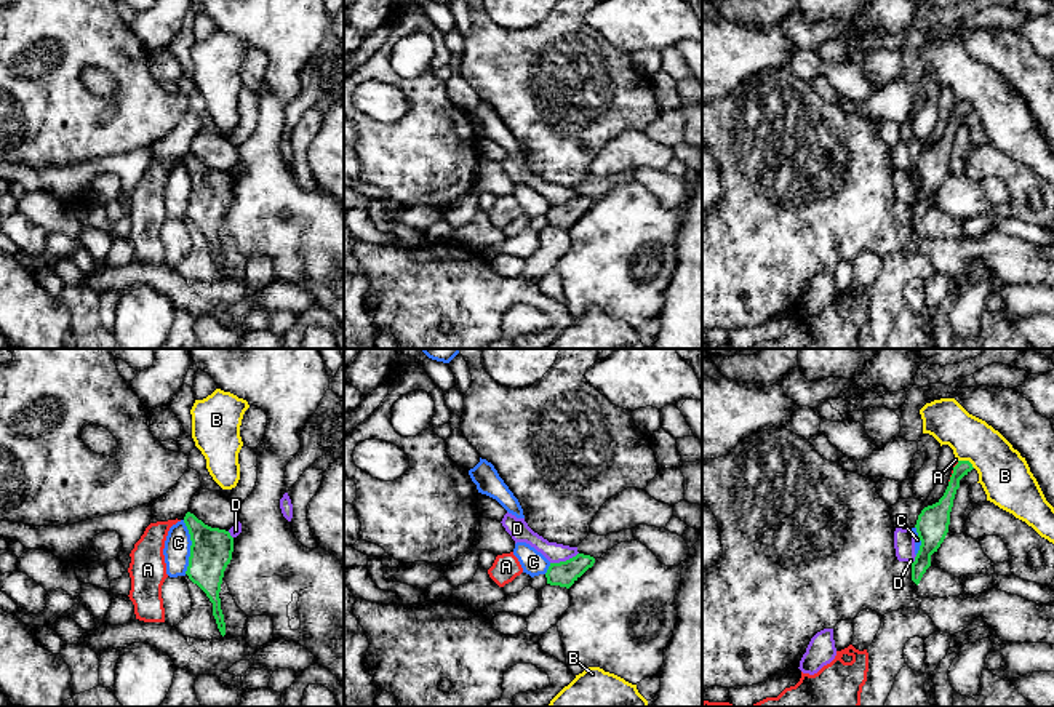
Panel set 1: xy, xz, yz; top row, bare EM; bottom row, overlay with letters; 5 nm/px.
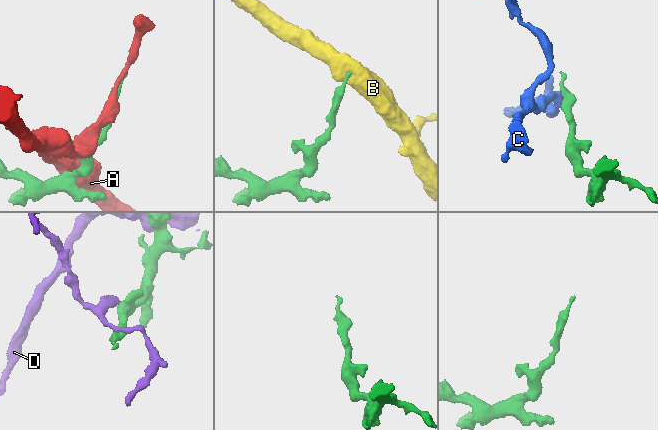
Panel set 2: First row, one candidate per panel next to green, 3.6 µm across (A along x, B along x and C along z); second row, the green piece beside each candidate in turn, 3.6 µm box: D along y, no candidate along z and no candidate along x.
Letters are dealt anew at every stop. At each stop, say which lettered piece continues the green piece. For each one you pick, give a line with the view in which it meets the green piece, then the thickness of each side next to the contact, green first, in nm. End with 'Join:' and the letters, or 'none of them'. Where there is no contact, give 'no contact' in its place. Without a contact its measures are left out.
Join: none of them

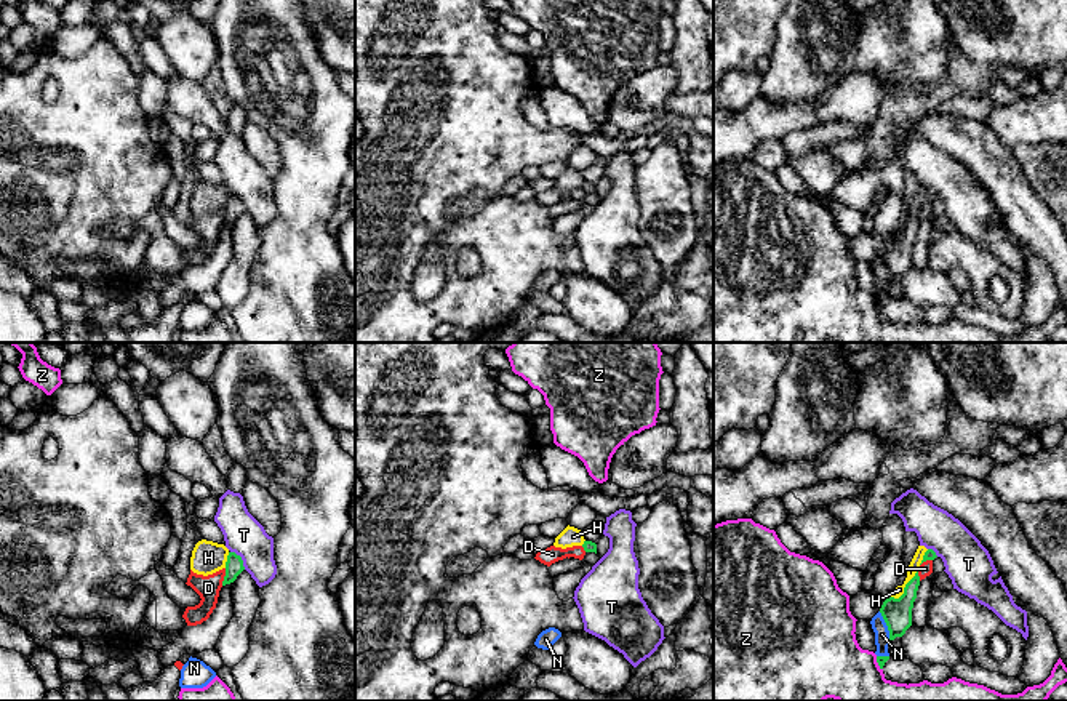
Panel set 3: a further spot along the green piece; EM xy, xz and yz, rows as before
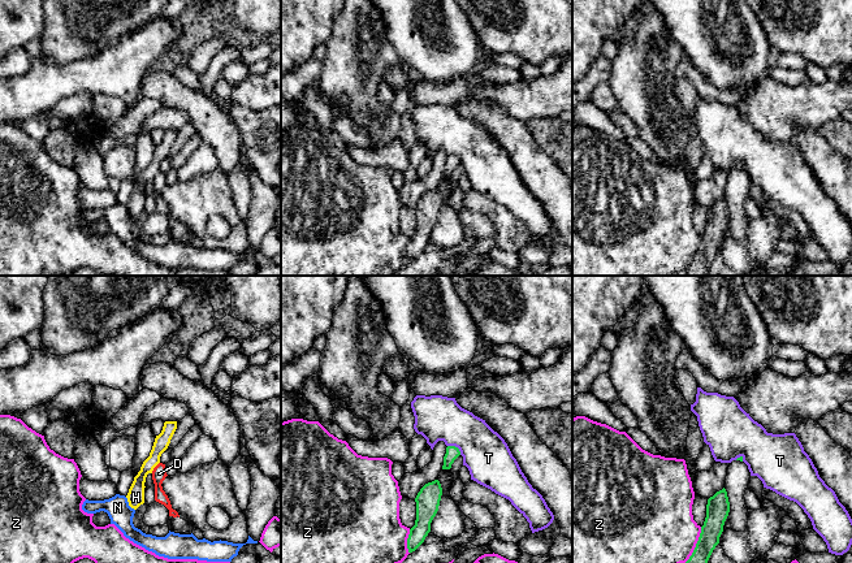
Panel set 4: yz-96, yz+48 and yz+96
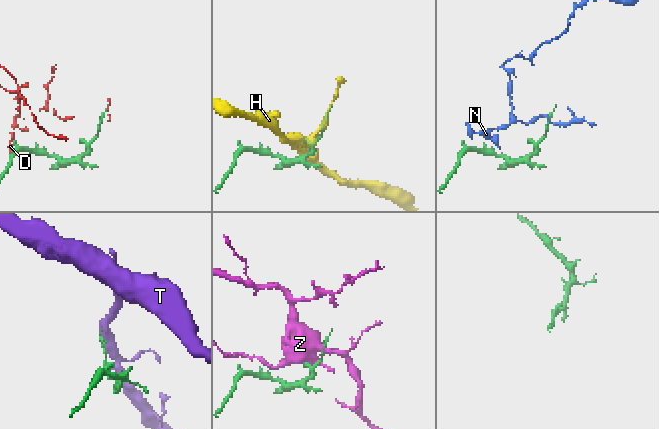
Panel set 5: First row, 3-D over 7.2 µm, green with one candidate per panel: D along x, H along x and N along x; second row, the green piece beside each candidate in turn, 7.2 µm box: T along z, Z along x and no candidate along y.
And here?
Join: none of them

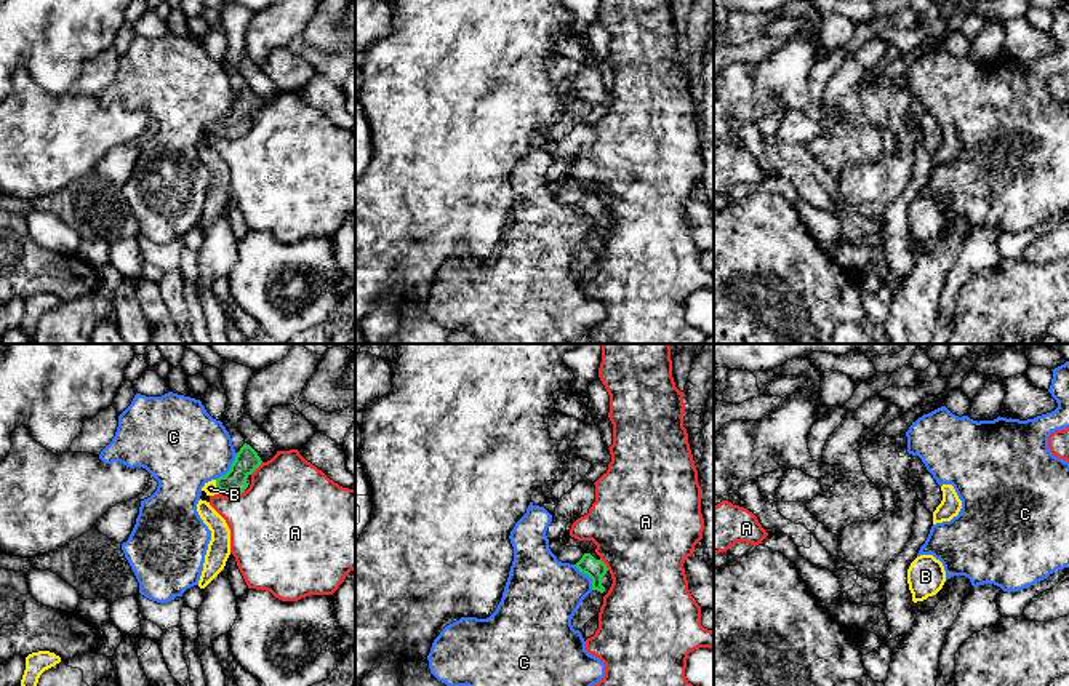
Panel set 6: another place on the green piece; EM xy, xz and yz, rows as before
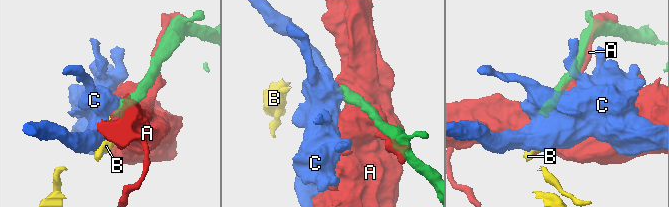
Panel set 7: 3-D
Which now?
B: contact in xy; calibres 120 and 70 nm
Join: B

